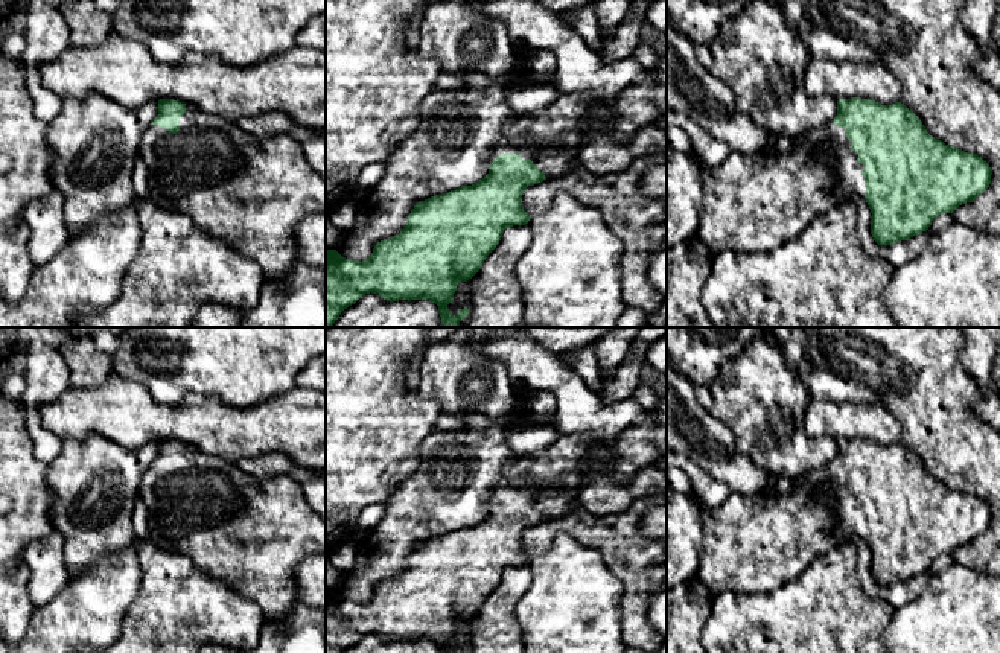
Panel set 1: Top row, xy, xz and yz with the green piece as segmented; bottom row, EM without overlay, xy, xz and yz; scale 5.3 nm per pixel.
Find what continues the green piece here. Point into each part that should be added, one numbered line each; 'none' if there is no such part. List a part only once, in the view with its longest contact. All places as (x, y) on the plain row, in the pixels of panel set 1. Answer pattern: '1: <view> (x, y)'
1: yz (755, 544)

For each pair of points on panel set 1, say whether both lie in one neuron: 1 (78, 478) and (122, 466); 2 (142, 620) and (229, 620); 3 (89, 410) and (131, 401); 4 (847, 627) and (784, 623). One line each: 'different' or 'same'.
1: same
2: same
3: same
4: same

